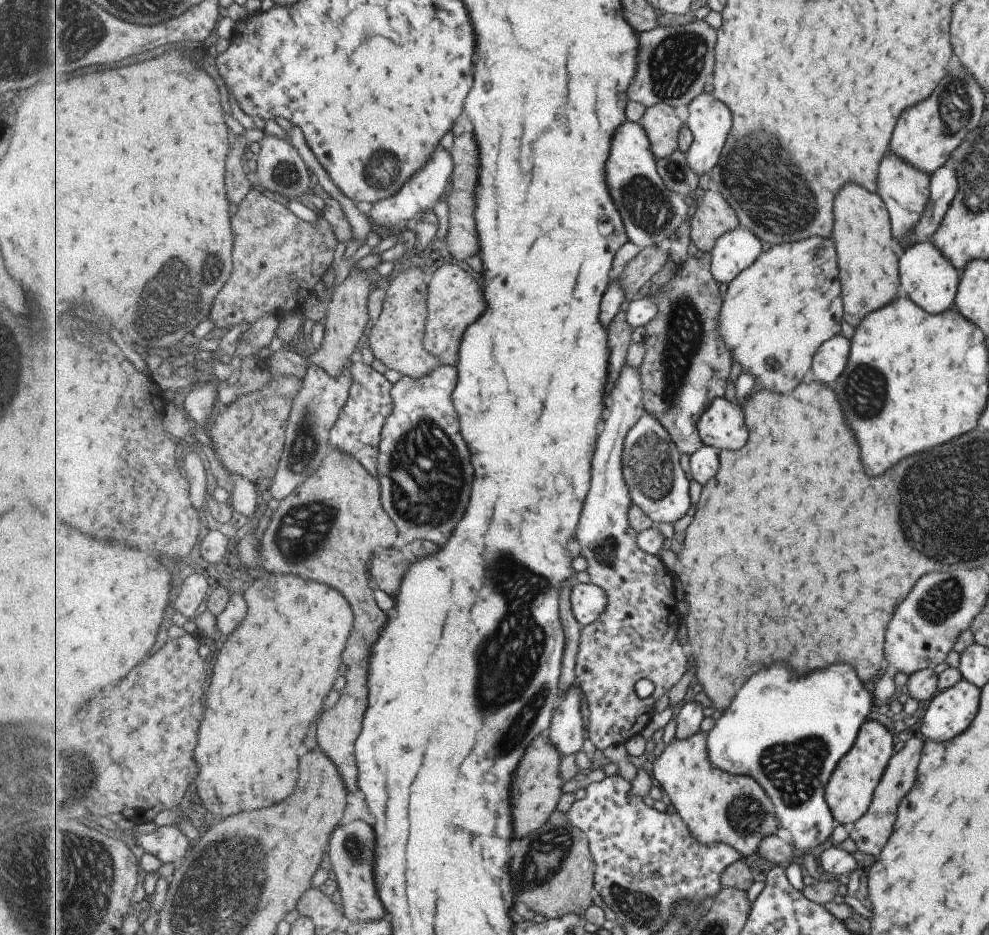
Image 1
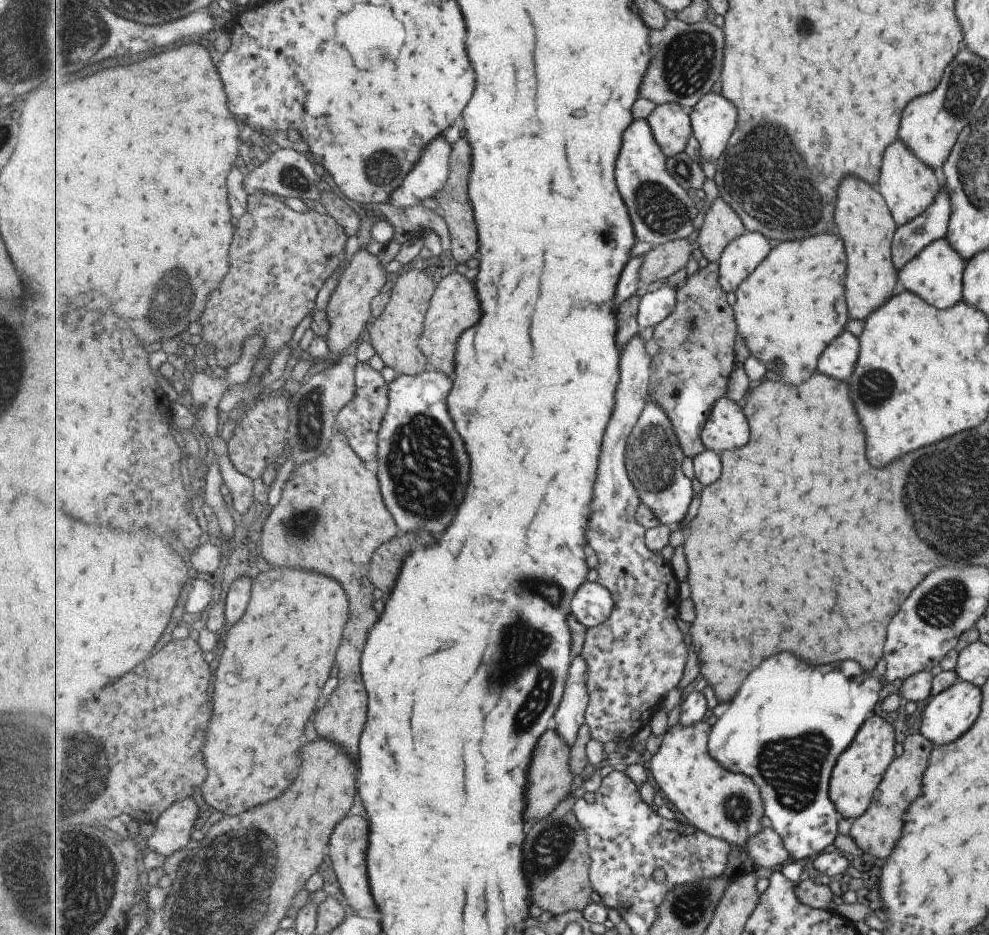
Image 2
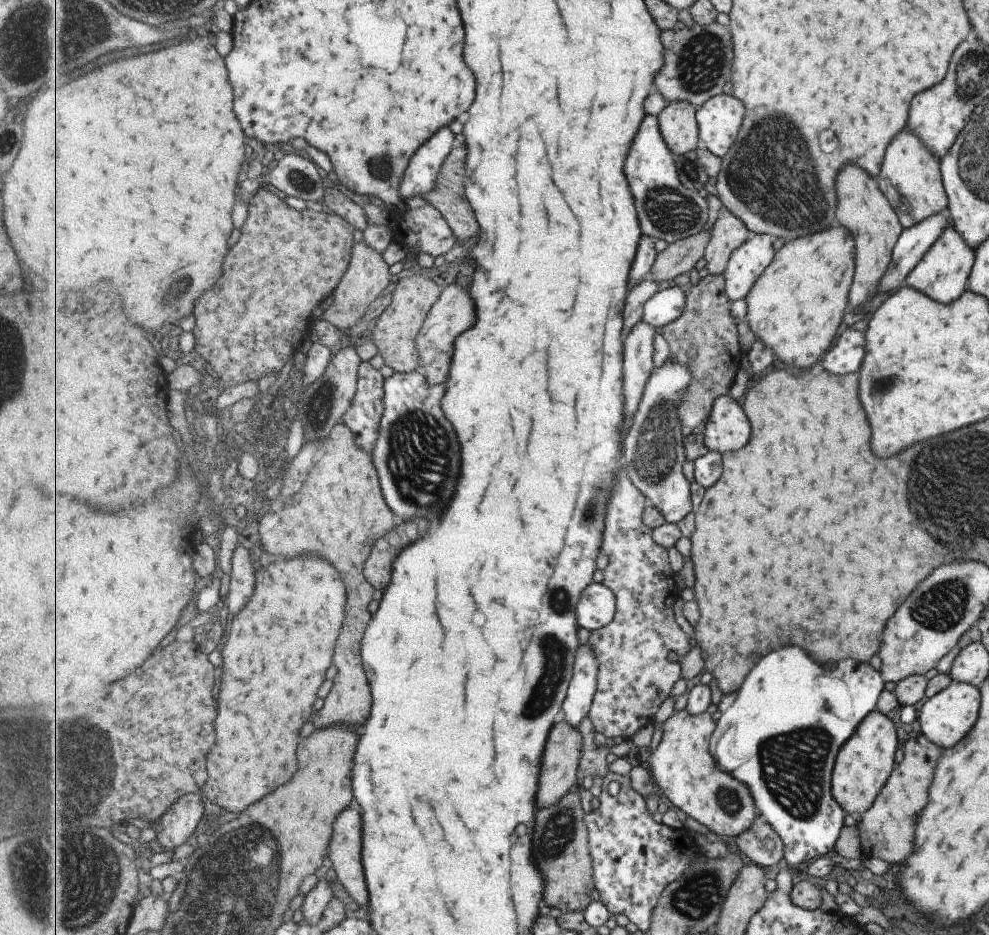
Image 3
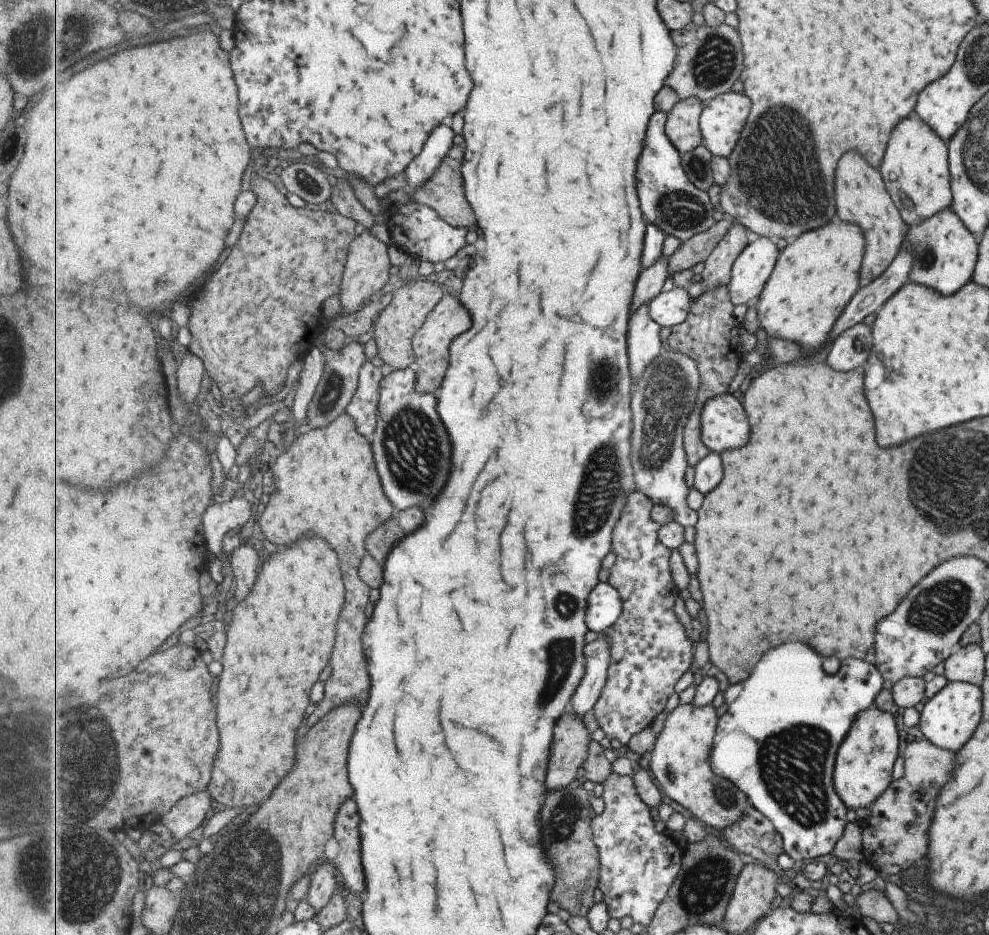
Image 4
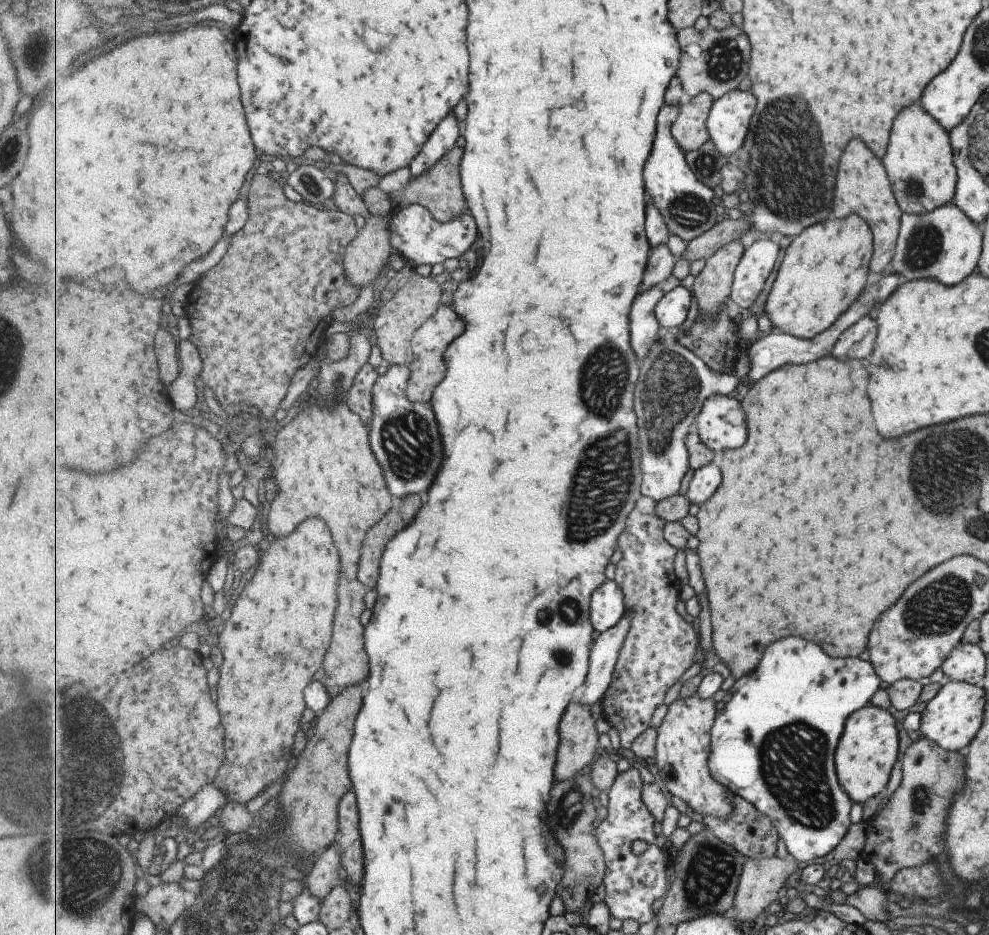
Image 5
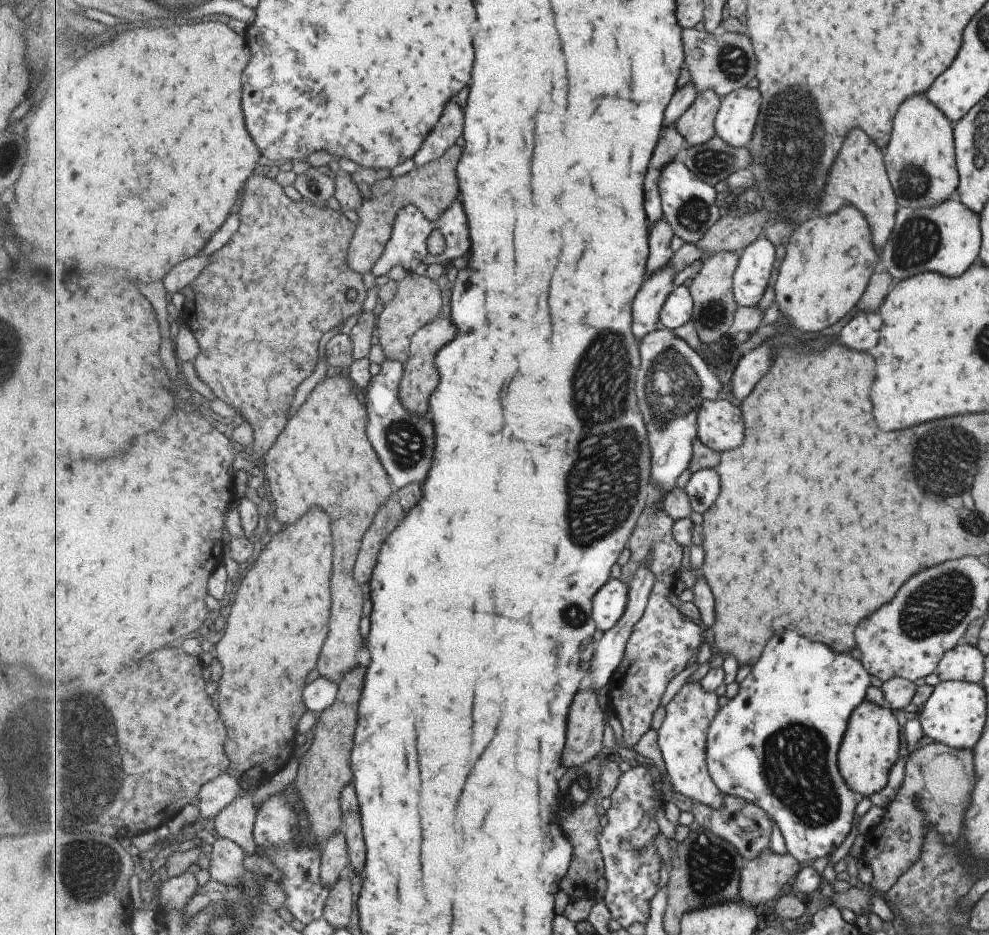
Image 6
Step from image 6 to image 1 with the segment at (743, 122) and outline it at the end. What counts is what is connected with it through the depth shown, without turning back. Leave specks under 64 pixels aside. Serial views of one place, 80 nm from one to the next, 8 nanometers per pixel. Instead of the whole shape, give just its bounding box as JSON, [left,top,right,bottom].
[686,93,733,174]

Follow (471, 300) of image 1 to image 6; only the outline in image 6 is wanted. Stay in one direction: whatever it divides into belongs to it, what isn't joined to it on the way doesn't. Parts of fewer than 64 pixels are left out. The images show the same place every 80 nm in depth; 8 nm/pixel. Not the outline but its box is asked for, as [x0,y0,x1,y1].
[400,316,457,416]

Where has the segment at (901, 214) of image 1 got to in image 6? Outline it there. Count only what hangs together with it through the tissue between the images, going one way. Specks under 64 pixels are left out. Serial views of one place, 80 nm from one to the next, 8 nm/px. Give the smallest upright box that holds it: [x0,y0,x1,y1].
[882,93,958,209]

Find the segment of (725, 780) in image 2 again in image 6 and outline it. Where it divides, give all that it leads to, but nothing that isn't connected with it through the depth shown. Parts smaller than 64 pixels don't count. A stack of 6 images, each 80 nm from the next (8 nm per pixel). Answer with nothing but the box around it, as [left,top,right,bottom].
[658,681,725,809]

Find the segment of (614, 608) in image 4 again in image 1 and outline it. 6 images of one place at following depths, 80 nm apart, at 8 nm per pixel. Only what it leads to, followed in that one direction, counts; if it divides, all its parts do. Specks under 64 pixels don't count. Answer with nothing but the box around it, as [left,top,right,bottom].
[571,583,610,626]

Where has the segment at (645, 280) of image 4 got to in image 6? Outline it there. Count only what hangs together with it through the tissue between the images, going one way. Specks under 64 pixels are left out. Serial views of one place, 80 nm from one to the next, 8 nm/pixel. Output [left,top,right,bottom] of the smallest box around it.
[648,216,675,276]

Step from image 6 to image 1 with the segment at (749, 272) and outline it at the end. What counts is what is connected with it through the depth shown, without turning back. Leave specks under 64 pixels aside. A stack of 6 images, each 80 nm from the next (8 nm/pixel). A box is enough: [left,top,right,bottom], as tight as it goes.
[712,226,764,283]

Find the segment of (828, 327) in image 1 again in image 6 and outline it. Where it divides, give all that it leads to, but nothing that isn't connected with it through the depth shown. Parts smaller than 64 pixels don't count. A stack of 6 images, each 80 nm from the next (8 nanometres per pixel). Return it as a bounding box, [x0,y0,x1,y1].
[775,205,879,334]

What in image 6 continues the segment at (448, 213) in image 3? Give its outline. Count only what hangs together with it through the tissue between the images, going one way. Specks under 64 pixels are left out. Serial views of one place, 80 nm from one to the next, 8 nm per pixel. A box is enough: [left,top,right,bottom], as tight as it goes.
[348,146,463,274]

